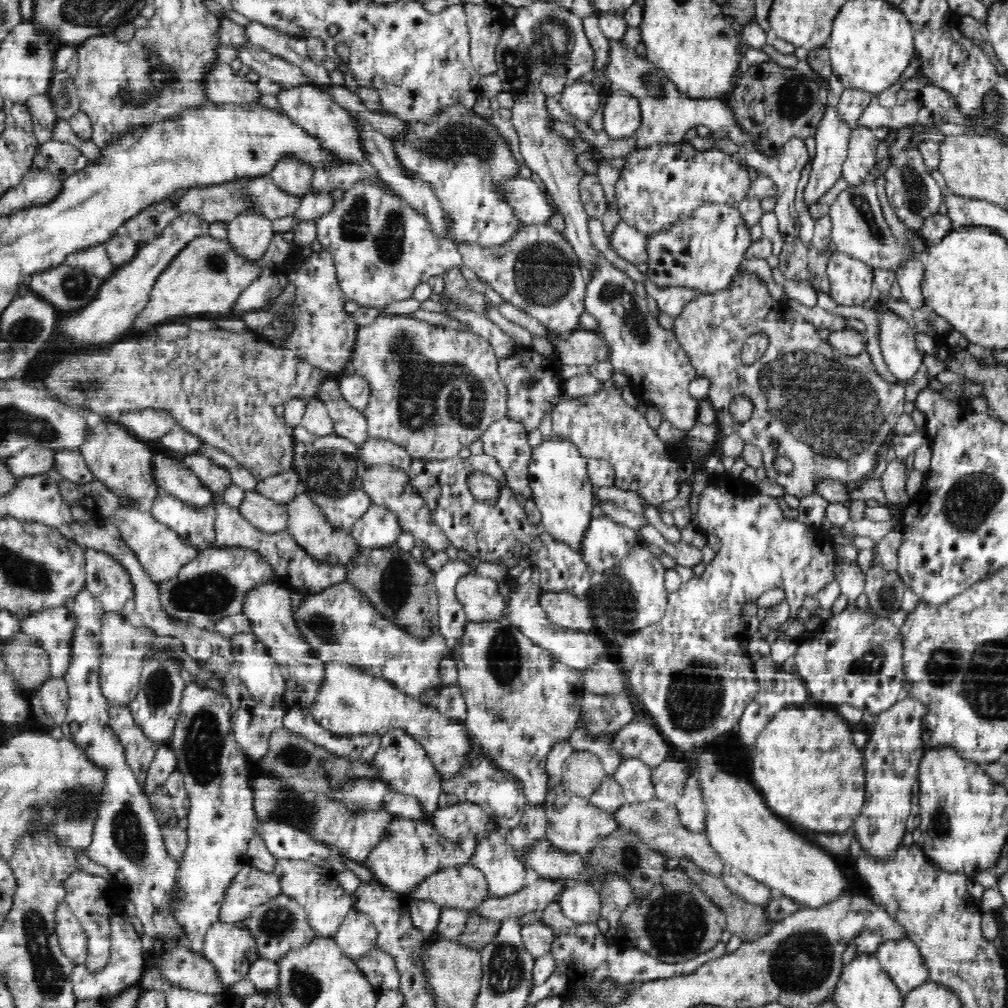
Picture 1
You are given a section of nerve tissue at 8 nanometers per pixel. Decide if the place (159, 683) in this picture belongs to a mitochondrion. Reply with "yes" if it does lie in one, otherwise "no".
yes

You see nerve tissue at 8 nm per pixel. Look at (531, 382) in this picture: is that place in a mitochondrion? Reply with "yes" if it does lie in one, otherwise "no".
no

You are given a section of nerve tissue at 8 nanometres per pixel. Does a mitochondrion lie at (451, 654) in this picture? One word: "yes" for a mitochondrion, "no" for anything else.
no

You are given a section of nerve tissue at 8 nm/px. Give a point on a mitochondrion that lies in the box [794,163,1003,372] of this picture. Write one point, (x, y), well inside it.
(861, 206)

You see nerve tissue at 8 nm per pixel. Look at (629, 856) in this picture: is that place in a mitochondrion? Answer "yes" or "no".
yes

